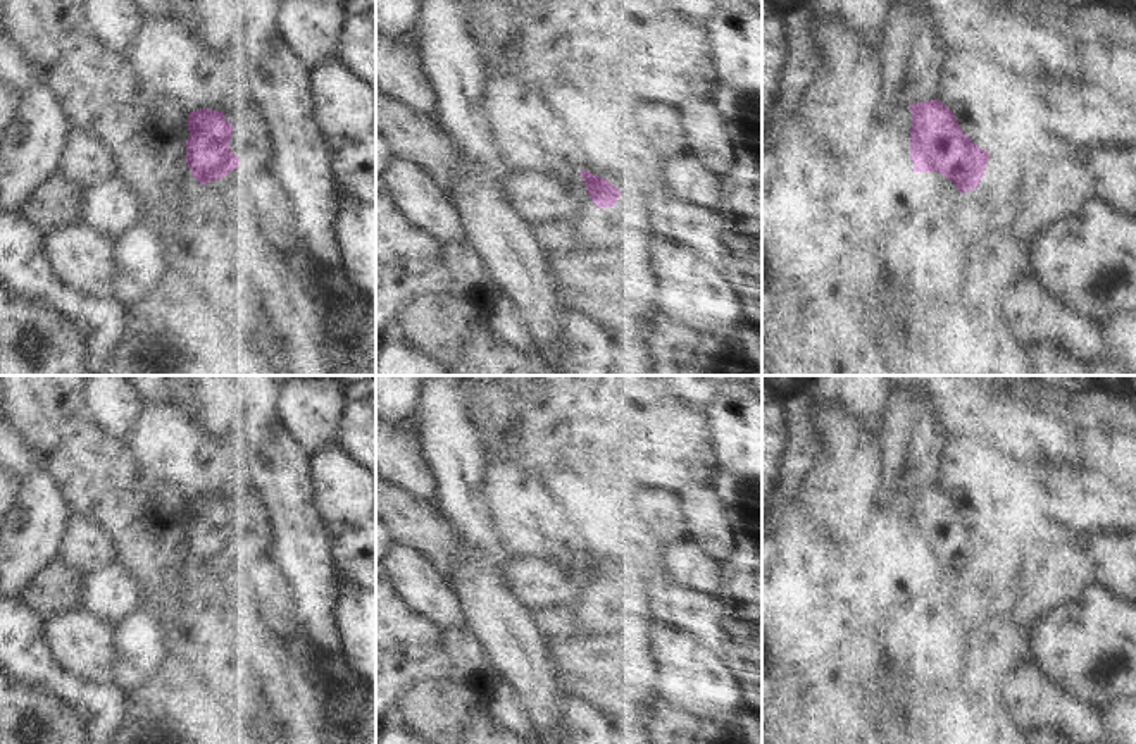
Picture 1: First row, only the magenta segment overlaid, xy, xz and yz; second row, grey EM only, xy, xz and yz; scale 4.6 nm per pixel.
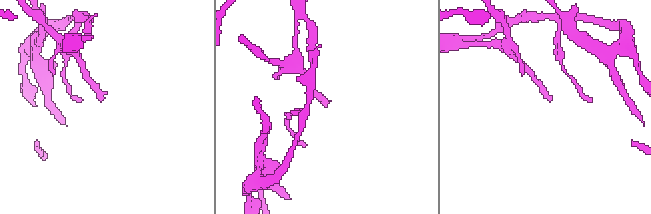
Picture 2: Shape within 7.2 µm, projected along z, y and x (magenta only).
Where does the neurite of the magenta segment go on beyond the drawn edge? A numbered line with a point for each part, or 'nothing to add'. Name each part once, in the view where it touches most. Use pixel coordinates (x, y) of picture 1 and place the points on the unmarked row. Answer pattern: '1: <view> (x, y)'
1: xy (252, 526)

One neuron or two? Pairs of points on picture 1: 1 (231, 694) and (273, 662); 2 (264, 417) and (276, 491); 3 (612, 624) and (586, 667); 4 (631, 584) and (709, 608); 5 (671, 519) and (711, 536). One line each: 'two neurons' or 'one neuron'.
1: two neurons
2: one neuron
3: one neuron
4: one neuron
5: two neurons

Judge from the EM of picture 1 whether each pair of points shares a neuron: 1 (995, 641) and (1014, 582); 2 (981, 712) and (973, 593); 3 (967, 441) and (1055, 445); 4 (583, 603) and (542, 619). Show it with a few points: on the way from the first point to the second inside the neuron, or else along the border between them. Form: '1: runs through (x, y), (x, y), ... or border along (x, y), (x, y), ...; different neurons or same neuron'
1: border along (986, 595), (1000, 595), (1033, 608); different neurons
2: runs through (974, 682), (974, 622); same neuron
3: border along (966, 419), (998, 446), (1004, 458); different neurons
4: border along (530, 608), (571, 608), (590, 613); different neurons

